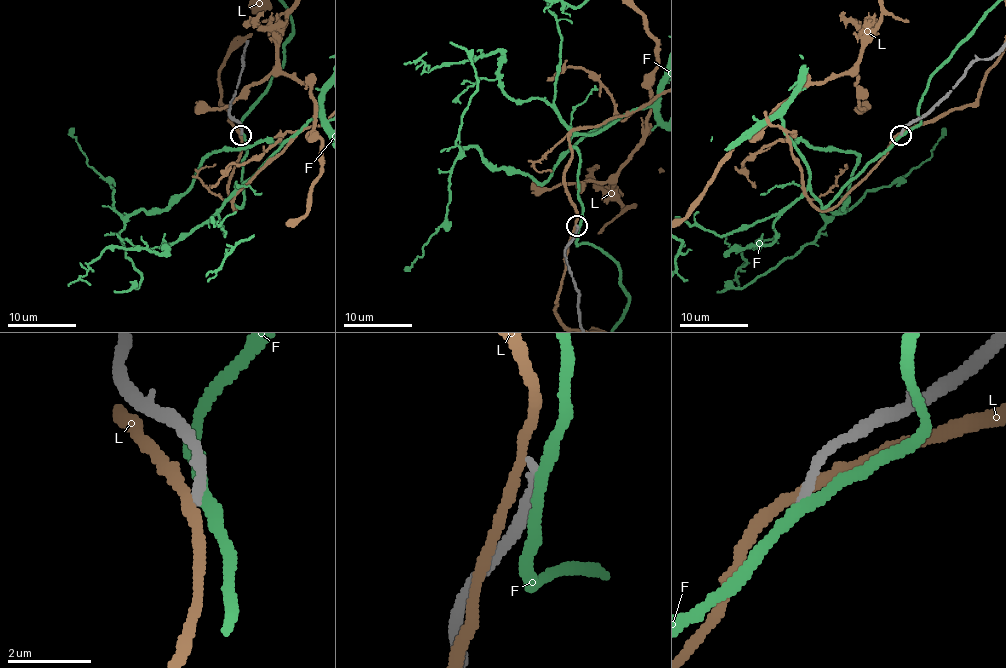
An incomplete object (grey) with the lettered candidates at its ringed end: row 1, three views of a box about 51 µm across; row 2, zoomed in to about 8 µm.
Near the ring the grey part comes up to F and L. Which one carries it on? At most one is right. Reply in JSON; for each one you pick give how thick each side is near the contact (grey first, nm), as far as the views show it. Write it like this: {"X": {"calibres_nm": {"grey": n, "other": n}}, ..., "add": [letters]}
{"add": []}

